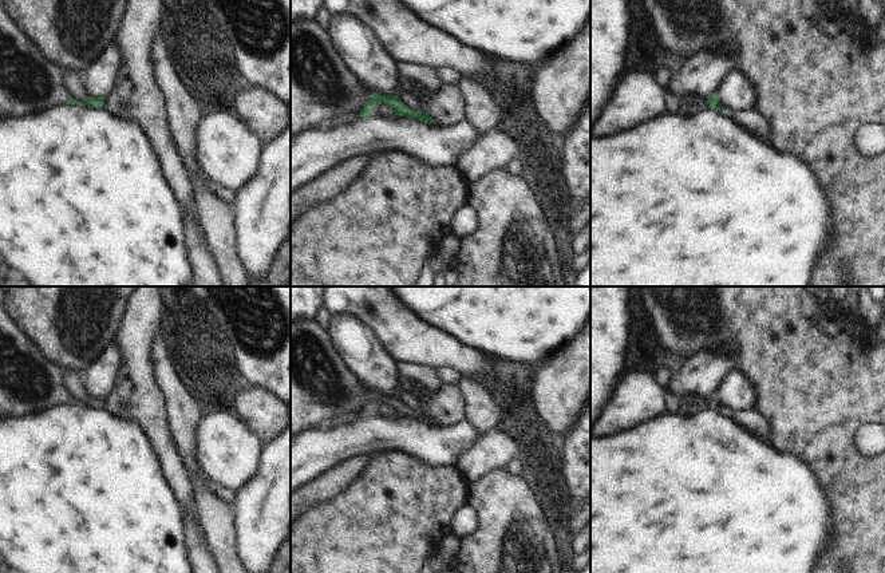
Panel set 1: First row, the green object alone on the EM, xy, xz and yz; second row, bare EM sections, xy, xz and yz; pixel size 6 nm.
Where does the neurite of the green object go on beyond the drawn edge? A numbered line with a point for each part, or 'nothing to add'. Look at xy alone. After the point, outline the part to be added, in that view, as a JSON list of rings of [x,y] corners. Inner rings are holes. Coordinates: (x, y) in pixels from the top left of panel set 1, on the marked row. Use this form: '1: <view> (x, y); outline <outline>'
1: xy (30, 83); outline [[[0,4],[0,120],[63,106],[67,99],[63,70],[40,52]]]

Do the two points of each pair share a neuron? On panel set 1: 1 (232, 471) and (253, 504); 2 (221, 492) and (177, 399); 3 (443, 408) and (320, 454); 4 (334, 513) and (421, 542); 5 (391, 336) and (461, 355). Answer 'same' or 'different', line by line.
1: different
2: different
3: different
4: same
5: same

